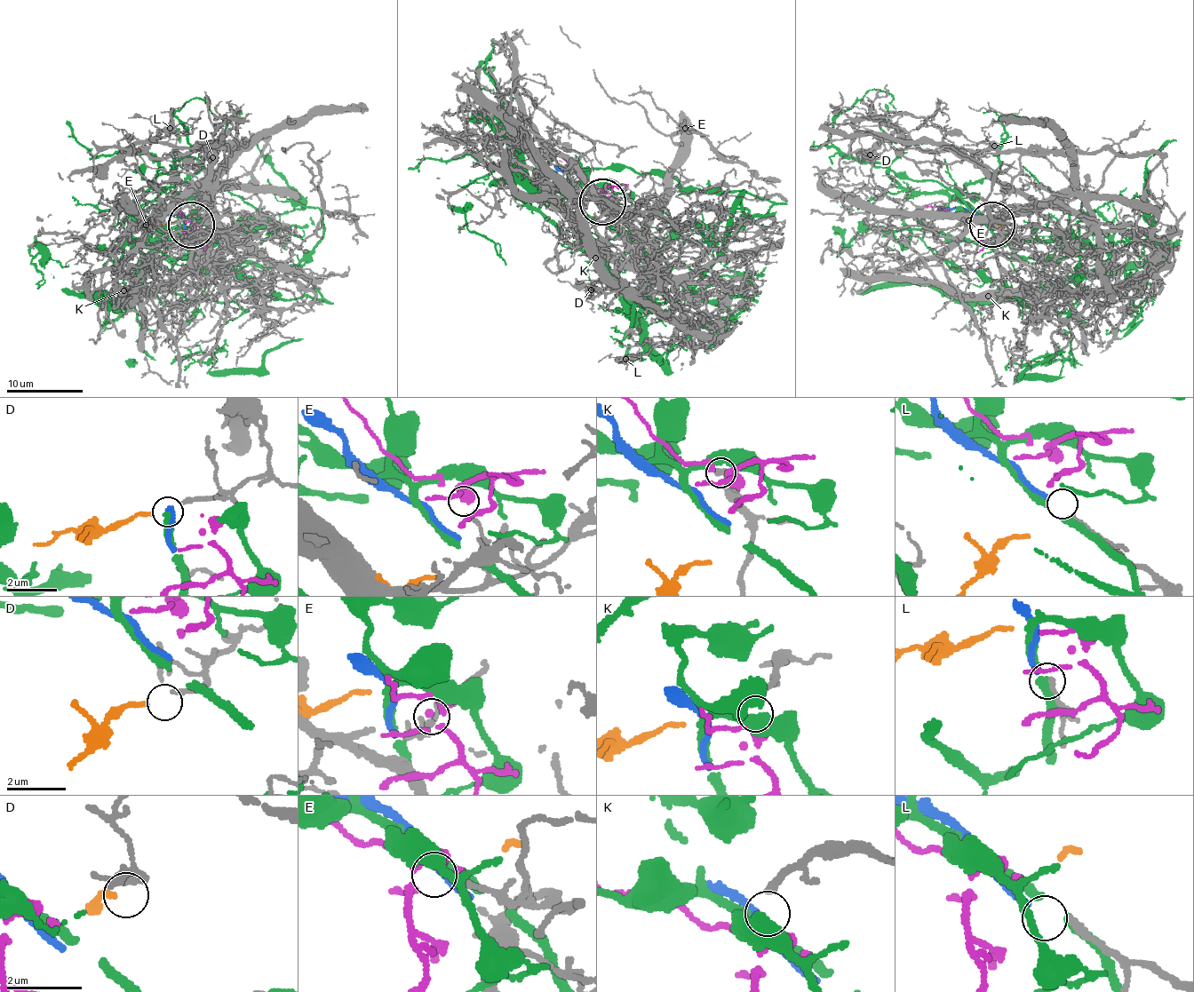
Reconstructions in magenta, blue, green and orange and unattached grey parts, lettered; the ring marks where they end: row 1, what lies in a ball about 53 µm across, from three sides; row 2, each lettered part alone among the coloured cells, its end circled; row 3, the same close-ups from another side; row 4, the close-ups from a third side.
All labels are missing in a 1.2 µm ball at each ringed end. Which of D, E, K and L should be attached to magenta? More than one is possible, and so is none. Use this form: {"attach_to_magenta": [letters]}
{"attach_to_magenta": ["K"]}

